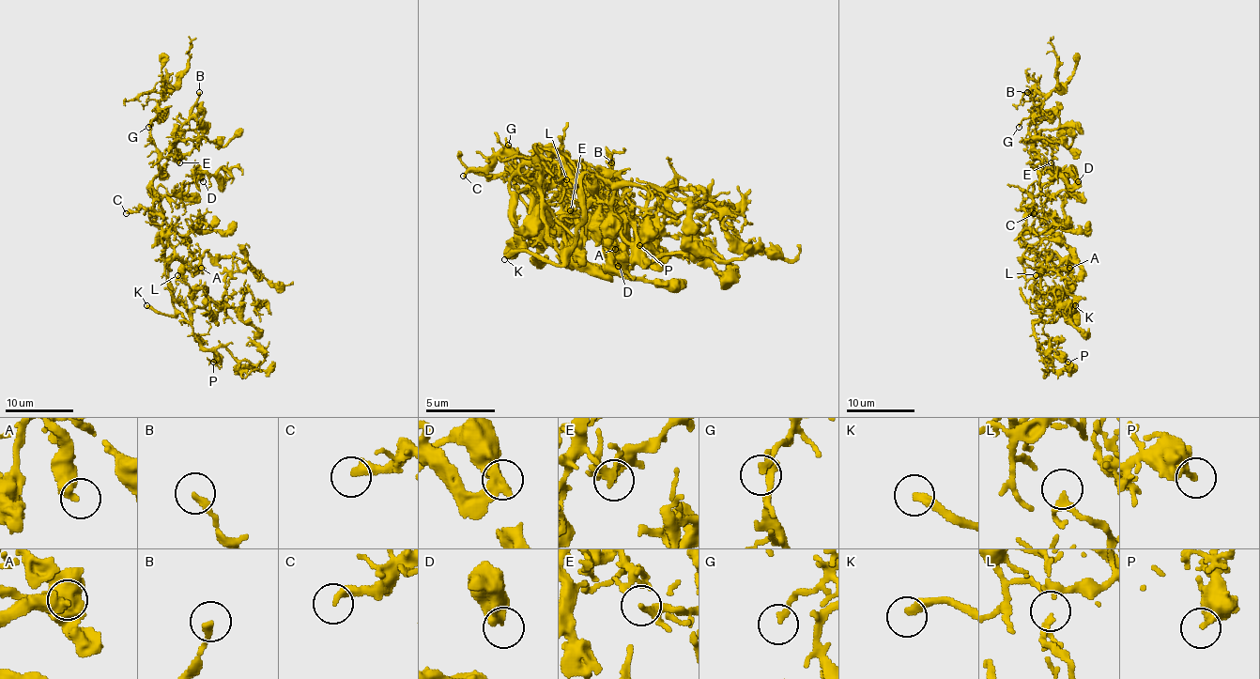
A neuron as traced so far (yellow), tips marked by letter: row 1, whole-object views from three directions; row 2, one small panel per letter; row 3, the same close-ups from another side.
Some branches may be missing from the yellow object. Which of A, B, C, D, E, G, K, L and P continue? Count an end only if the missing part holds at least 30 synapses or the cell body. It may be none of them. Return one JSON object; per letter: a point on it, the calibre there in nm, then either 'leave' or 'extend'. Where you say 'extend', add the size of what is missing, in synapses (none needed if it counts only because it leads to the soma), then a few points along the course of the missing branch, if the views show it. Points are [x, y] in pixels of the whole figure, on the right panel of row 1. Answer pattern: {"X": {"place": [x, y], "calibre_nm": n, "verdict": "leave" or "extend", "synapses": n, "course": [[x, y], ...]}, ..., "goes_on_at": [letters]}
{"A": {"place": [1069, 268], "calibre_nm": 480, "verdict": "leave"}, "B": {"place": [1027, 92], "calibre_nm": 240, "verdict": "leave"}, "C": {"place": [1034, 213], "calibre_nm": 320, "verdict": "leave"}, "D": {"place": [1078, 181], "calibre_nm": 400, "verdict": "leave"}, "E": {"place": [1051, 162], "calibre_nm": 140, "verdict": "leave"}, "G": {"place": [1019, 127], "calibre_nm": 200, "verdict": "leave"}, "K": {"place": [1075, 305], "calibre_nm": 320, "verdict": "extend"}, "L": {"place": [1036, 275], "calibre_nm": 190, "verdict": "leave"}, "P": {"place": [1067, 362], "calibre_nm": 300, "verdict": "leave"}, "goes_on_at": ["K"]}

